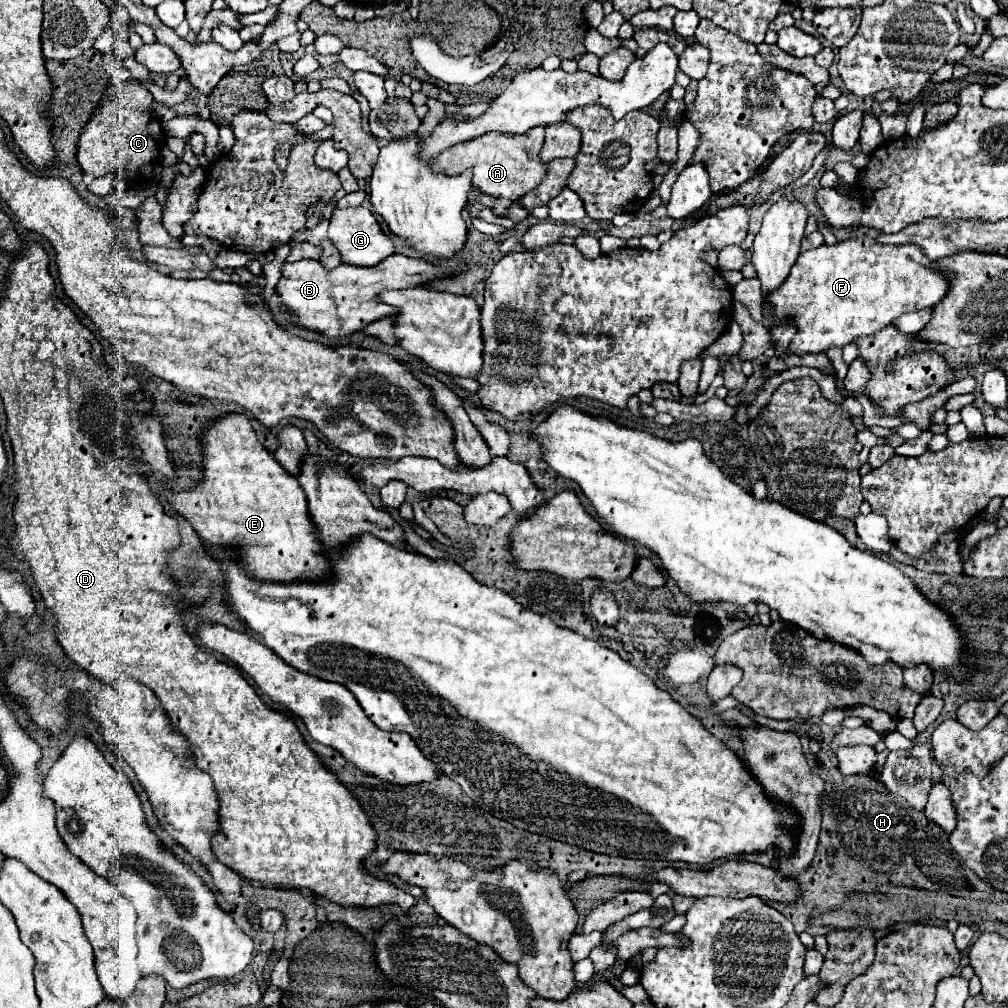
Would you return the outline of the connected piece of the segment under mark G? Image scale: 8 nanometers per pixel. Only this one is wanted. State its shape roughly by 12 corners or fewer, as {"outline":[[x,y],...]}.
{"outline":[[364,208],[332,210],[344,264],[376,266],[394,244]]}

